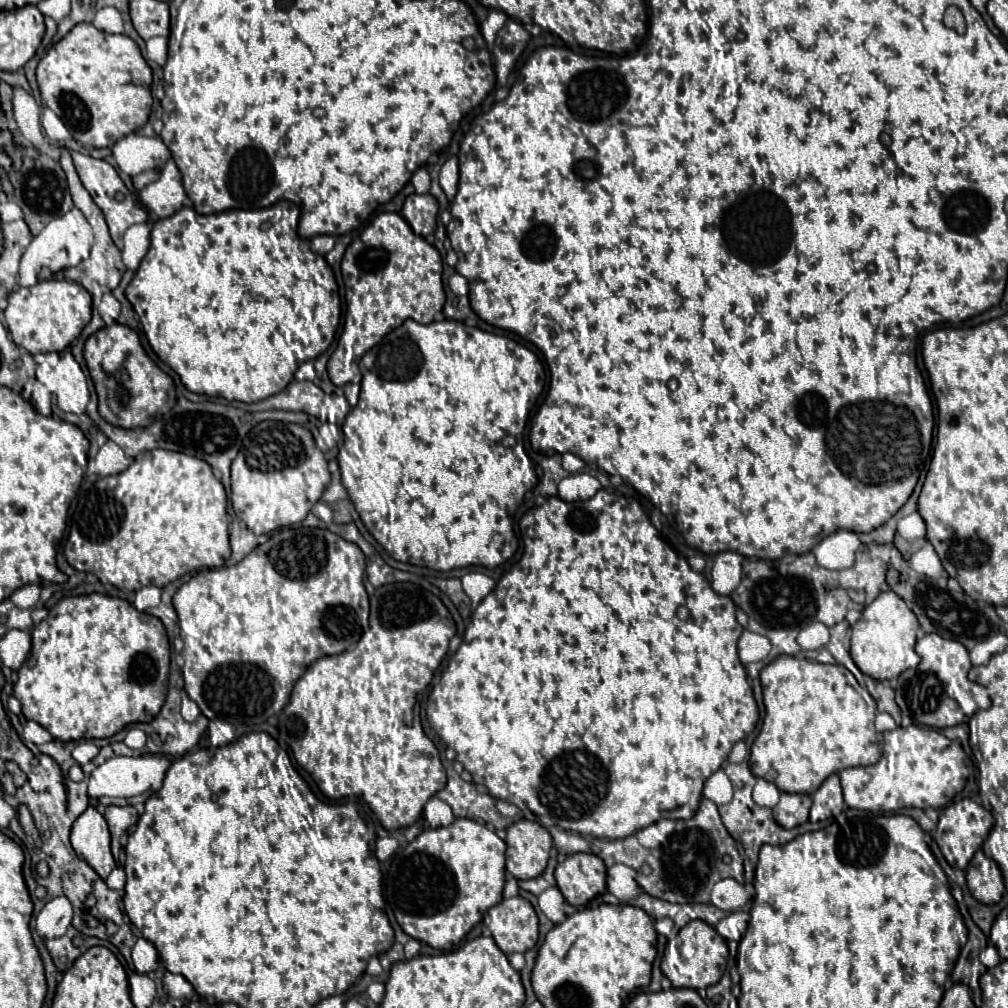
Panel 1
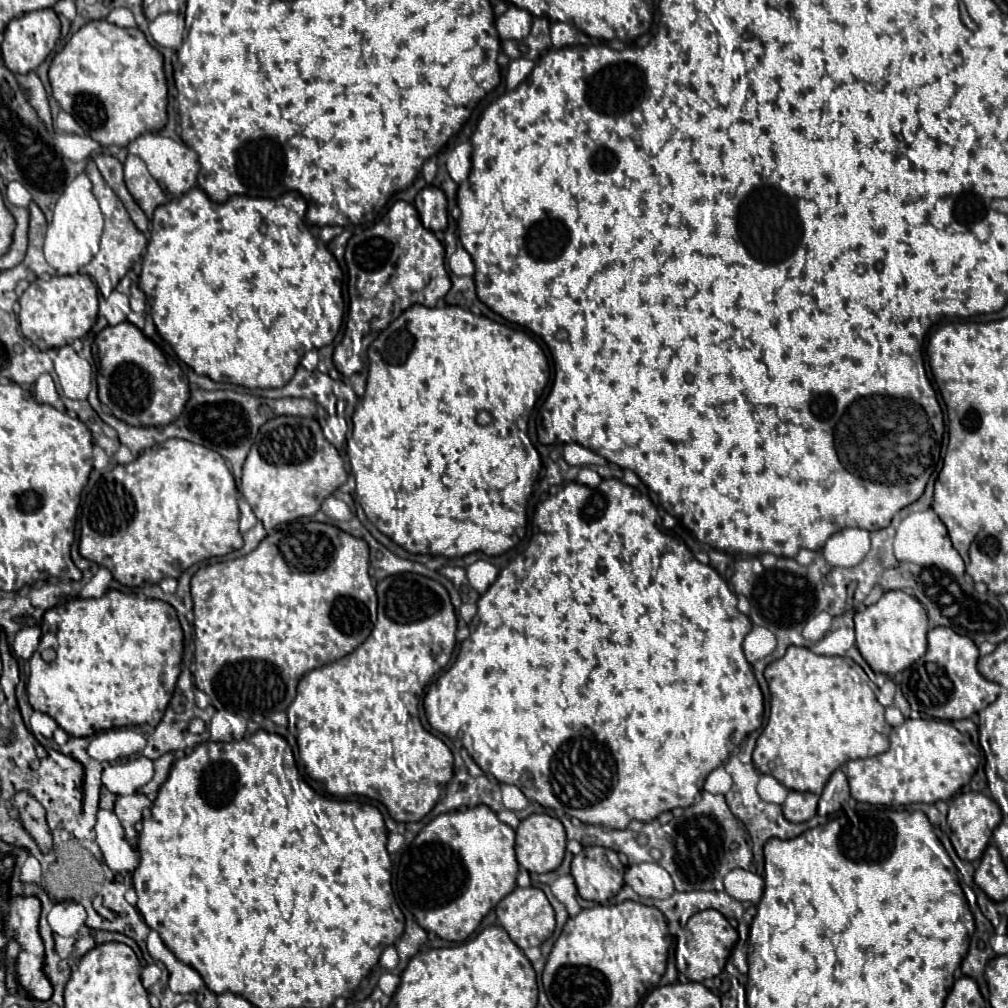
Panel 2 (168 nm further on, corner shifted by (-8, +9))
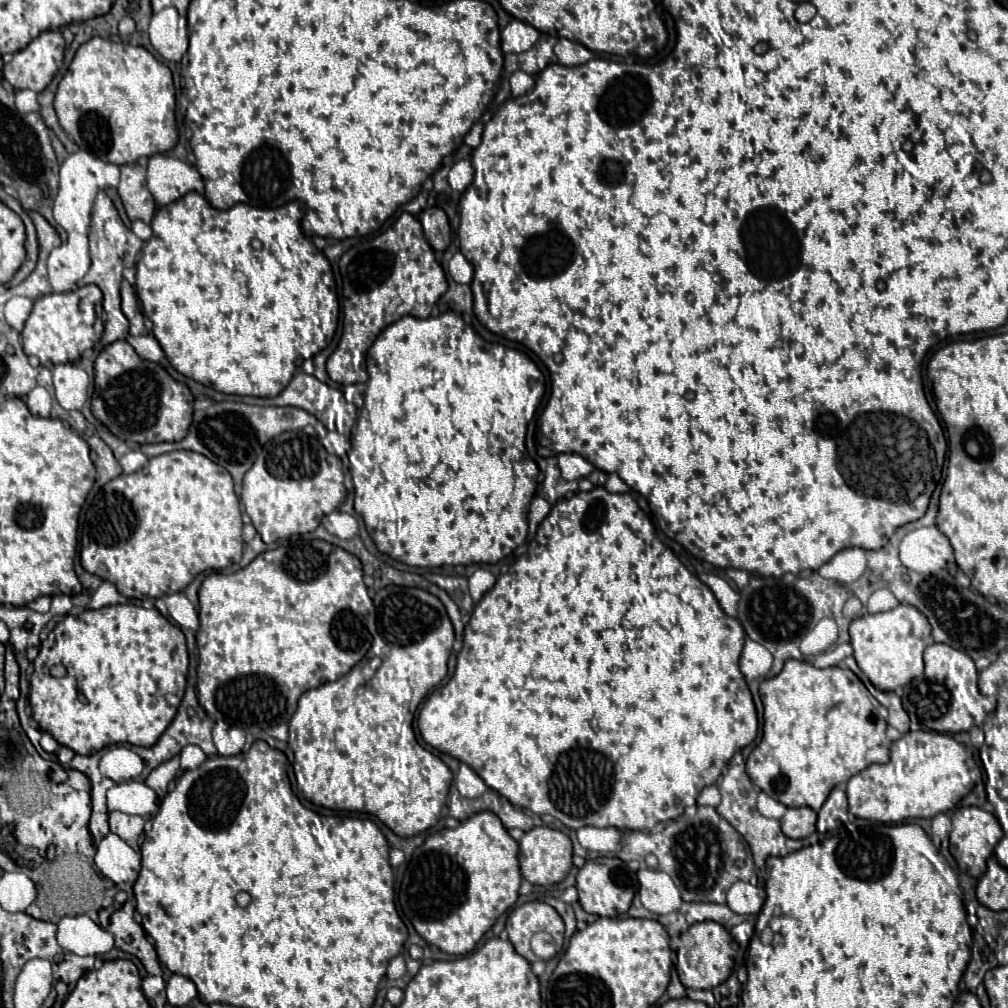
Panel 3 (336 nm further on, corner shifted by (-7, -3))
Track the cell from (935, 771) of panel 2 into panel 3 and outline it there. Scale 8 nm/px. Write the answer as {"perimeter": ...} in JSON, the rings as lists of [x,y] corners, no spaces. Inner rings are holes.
{"perimeter":[[[925,730],[909,731],[903,738],[894,741],[890,748],[888,763],[869,765],[865,771],[853,775],[847,781],[848,811],[855,817],[883,823],[897,823],[903,819],[933,818],[939,813],[953,811],[976,783],[982,783],[979,767],[966,747],[957,743],[953,735]]]}

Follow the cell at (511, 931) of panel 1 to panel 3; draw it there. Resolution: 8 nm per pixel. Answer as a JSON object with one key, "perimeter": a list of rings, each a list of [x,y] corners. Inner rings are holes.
{"perimeter":[[[529,901],[529,903],[515,907],[507,917],[505,929],[509,933],[509,941],[513,943],[515,951],[523,955],[527,961],[537,959],[529,945],[535,933],[547,931],[551,937],[555,937],[557,947],[563,945],[563,931],[565,931],[563,919],[553,907],[541,901]]]}

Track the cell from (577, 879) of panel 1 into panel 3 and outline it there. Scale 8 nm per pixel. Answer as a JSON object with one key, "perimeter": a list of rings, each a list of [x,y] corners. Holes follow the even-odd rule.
{"perimeter":[[[597,857],[589,859],[577,873],[577,883],[579,891],[579,903],[587,913],[599,915],[599,917],[619,917],[627,913],[631,907],[631,901],[637,893],[637,875],[627,869],[625,861],[615,859],[615,857]]]}

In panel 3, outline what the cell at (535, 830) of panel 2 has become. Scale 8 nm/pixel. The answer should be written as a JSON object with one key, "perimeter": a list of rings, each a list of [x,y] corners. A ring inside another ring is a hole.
{"perimeter":[[[533,827],[519,841],[521,875],[533,885],[559,883],[571,869],[571,839],[557,829]]]}

